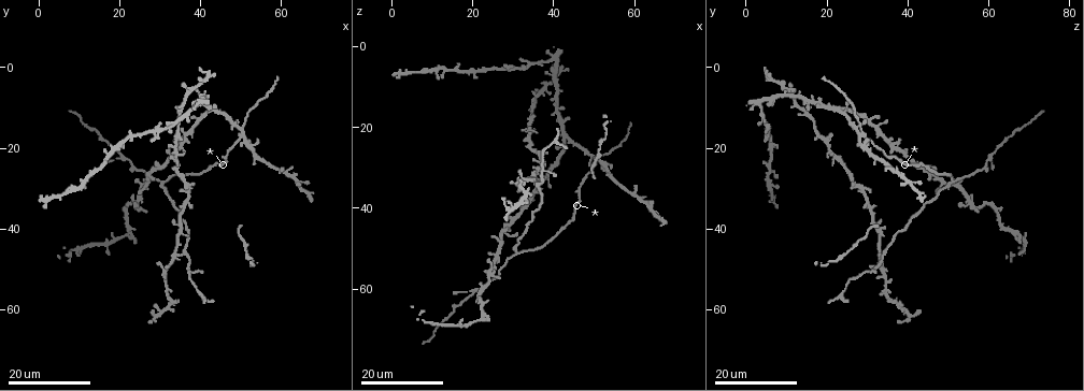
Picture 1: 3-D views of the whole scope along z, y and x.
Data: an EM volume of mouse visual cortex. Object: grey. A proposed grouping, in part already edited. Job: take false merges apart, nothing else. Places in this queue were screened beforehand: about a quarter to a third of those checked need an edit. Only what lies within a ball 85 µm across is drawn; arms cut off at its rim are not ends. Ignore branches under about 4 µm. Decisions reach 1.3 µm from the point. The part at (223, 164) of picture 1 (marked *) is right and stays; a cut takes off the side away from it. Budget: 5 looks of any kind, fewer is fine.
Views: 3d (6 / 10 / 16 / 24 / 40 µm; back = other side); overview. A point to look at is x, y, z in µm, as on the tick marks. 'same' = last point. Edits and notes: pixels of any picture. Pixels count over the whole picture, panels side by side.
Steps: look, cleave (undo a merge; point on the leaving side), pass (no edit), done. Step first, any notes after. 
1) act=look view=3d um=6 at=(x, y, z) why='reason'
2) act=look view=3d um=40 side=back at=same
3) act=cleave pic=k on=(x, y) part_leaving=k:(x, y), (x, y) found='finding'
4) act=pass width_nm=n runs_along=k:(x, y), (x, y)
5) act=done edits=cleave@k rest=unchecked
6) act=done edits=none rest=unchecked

act=look view=3d um=16 at=(37.5, 33.5, 30.0) why='four-way junction'

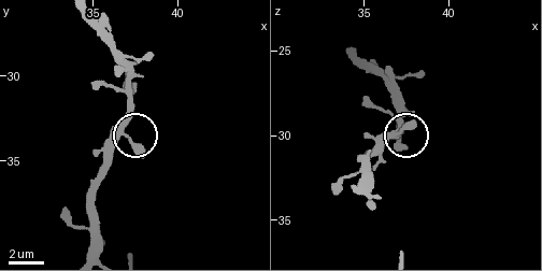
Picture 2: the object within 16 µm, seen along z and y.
act=look view=3d um=6 at=(36.9, 33.4, 29.8)

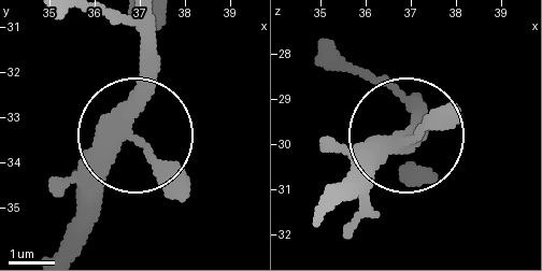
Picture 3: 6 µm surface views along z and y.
act=pass side_arm_um=34 found='all the same neuron'

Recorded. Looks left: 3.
act=look view=3d um=24 at=(50.5, 16.5, 27.5) why='three arms meet'

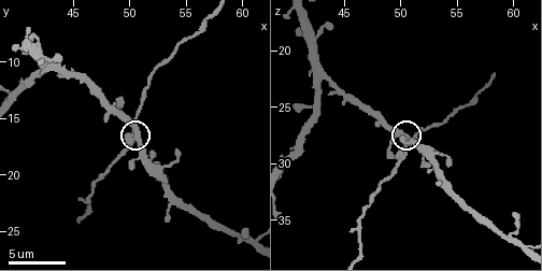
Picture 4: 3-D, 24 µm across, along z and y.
act=look view=3d um=6 at=same why='zoom in'

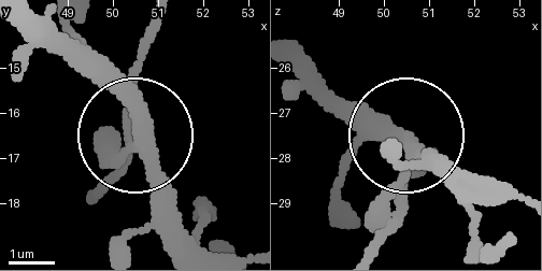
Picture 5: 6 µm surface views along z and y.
act=look view=3d um=6 side=back at=(50.75, 16.80, 27.95) why='other side'

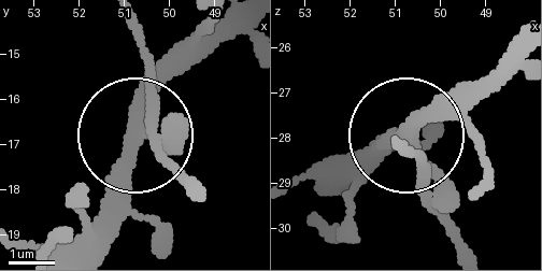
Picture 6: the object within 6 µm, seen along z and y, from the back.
act=pass width_nm=290 found='continuous, no second neuron'

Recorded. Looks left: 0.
act=done edits=none rest=unchecked

